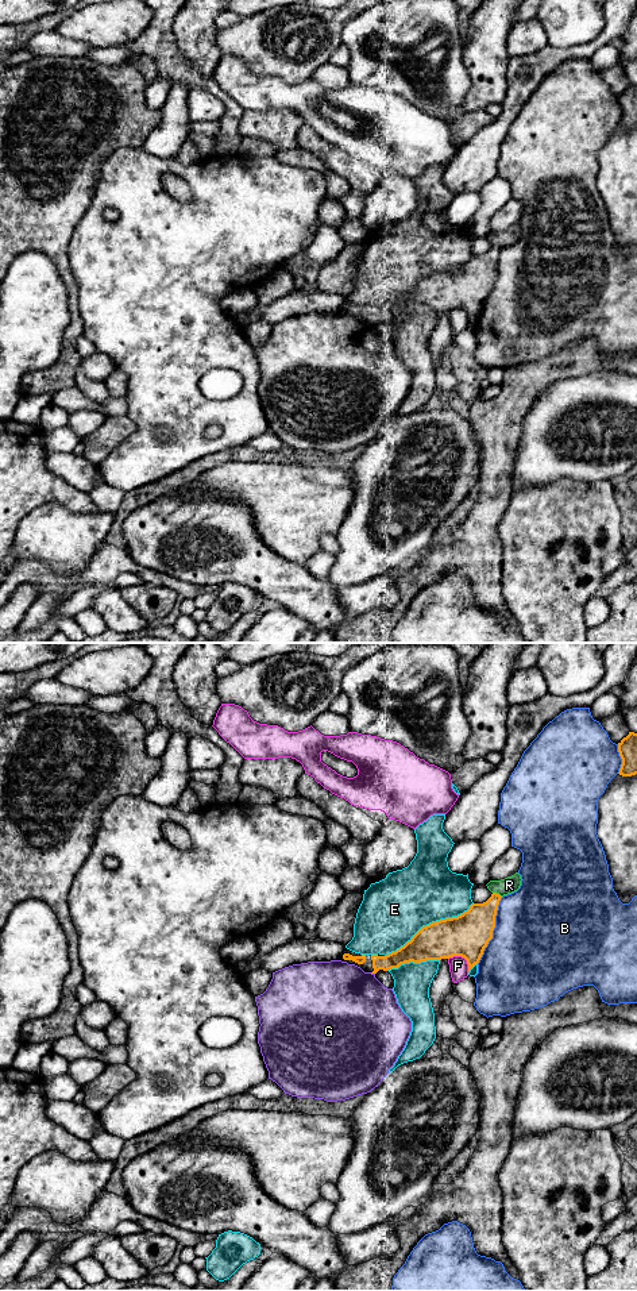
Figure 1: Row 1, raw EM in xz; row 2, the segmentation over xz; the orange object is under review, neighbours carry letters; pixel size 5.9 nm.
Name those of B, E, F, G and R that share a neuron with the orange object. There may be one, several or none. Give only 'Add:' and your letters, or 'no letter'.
Add: no letter

